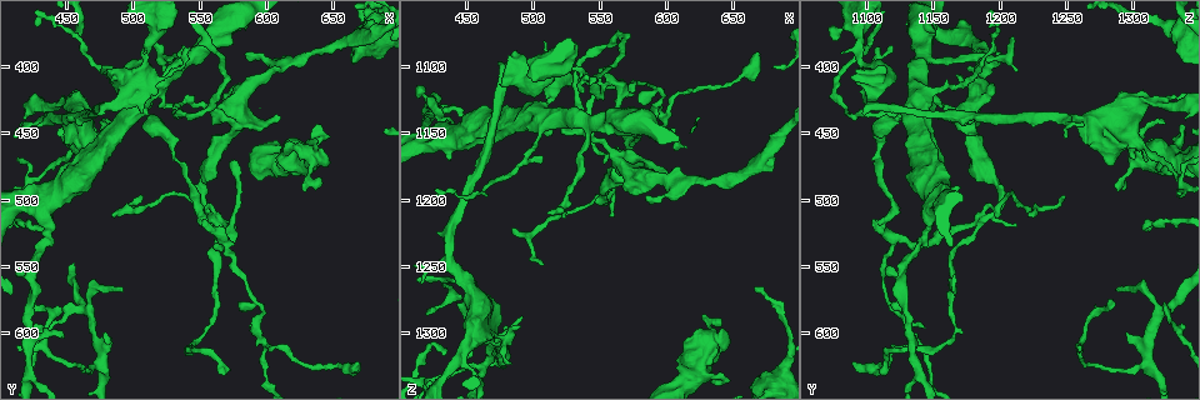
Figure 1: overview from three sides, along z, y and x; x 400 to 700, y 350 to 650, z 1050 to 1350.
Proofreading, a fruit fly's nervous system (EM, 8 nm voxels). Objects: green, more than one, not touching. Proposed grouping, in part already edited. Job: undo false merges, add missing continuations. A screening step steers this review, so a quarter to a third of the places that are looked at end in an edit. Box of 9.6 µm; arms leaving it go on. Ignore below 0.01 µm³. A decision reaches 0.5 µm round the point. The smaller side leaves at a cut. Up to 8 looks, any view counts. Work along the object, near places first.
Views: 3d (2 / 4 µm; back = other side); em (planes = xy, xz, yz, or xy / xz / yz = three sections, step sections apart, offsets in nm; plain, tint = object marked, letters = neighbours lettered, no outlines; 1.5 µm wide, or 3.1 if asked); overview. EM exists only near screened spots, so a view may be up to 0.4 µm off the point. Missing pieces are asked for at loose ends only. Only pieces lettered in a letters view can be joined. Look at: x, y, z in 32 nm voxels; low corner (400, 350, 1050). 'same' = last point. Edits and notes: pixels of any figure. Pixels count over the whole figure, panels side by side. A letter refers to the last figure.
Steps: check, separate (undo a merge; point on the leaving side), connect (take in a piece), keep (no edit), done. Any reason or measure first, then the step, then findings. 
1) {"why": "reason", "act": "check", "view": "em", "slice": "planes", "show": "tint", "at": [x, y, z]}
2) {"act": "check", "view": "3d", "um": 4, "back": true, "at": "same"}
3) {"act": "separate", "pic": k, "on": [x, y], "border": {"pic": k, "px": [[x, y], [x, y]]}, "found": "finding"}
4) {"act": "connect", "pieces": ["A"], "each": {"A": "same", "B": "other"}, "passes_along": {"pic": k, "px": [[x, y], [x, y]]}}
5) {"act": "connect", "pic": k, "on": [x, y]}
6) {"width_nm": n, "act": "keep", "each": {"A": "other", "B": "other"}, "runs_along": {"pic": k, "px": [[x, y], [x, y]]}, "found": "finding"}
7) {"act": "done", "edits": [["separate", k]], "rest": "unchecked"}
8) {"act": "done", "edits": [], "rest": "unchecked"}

{"why": "branch stops here", "act": "check", "view": "3d", "um": 2, "at": [510, 378, 1206]}

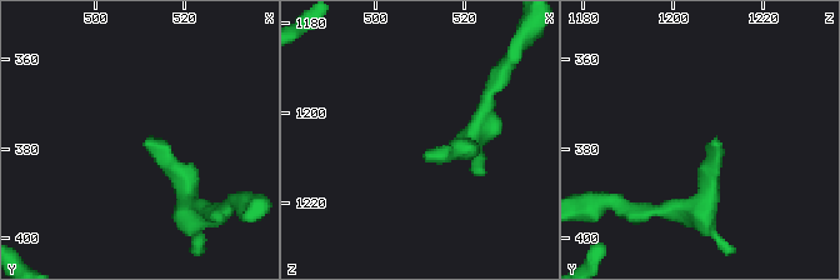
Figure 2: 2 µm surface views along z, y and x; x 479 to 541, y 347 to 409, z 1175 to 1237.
{"why": "need the tissue", "act": "check", "view": "em", "slice": "xz", "step": 8, "show": "letters", "at": [512, 379, 1209]}

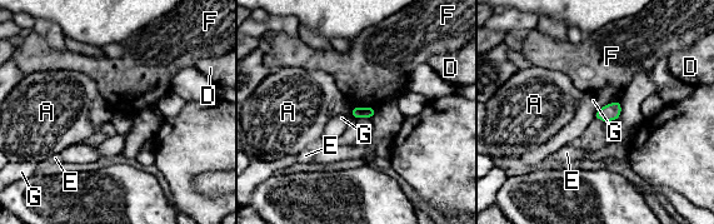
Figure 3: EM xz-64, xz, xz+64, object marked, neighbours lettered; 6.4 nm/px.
{"act": "keep", "each": {"A": "other", "D": "other", "E": "other", "F": "other", "G": "other"}, "found": "no lettered piece goes on from it"}

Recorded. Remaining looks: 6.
{"why": "three arms meet", "act": "check", "view": "em", "slice": "planes", "show": "plain", "at": [532, 432, 1150]}

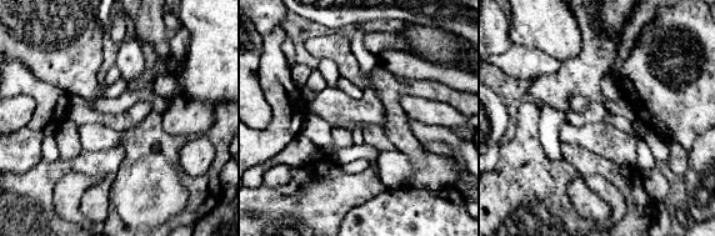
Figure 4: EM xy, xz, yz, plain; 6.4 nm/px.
{"act": "check", "view": "em", "slice": "planes", "show": "tint", "at": "same"}

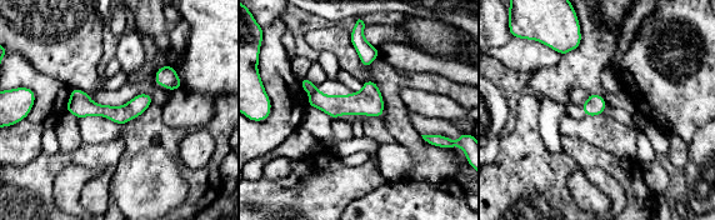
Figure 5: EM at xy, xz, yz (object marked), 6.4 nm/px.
{"act": "check", "view": "em", "slice": "planes", "show": "letters", "at": "same"}

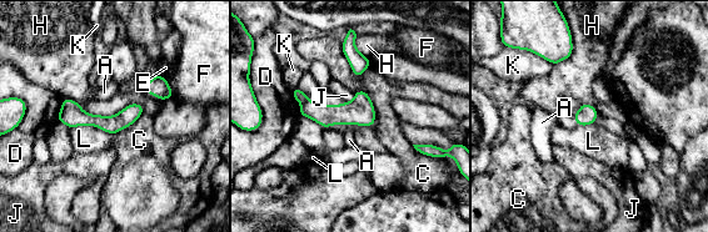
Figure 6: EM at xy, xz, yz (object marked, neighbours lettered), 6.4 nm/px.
{"act": "separate", "pic": 6, "on": [325, 115], "each": {"A": "other", "C": "other", "D": "other", "E": "other", "F": "other", "H": "other", "J": "other", "K": "other", "L": "other"}, "found": "two cells meet here"}

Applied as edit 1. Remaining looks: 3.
{"act": "done", "edits": [["separate", 6]], "rest": "unchecked"}

